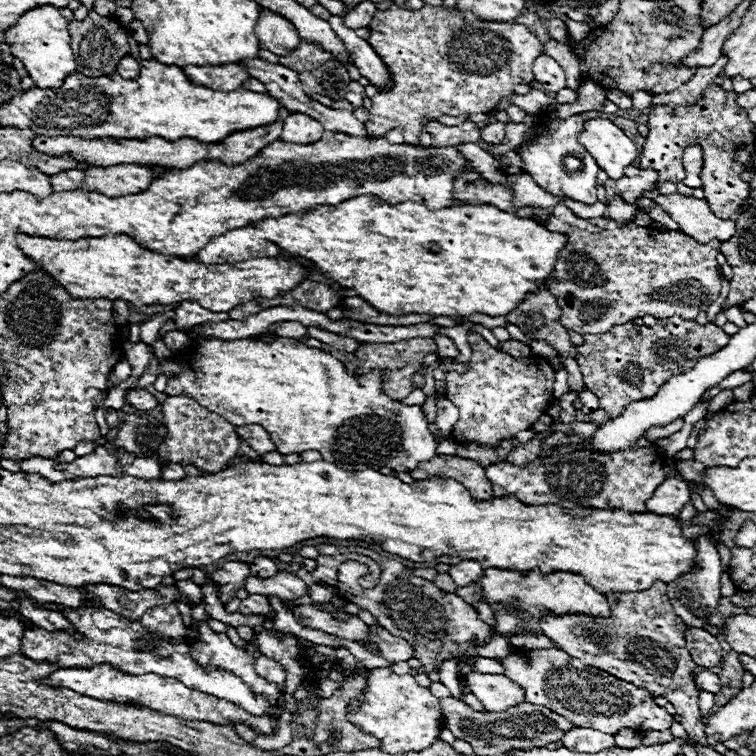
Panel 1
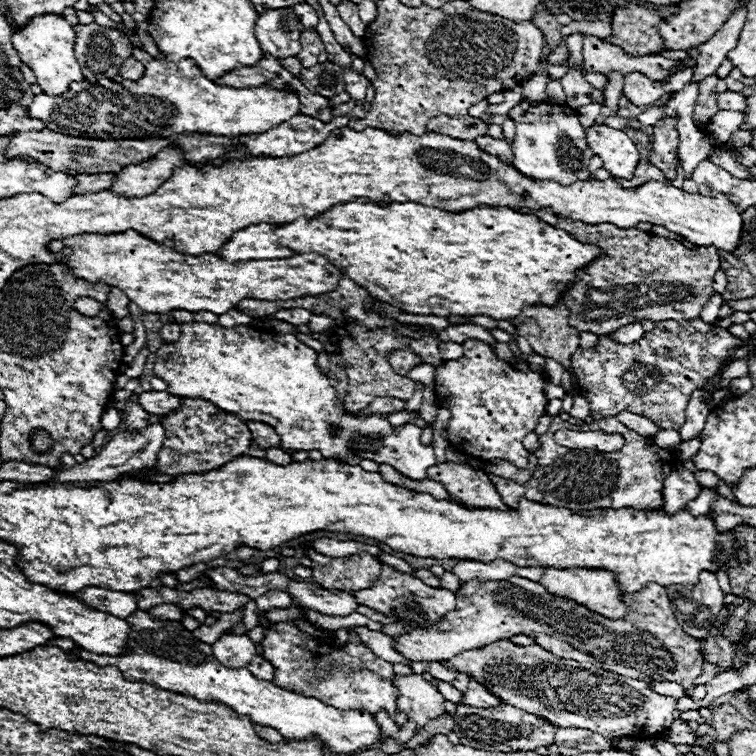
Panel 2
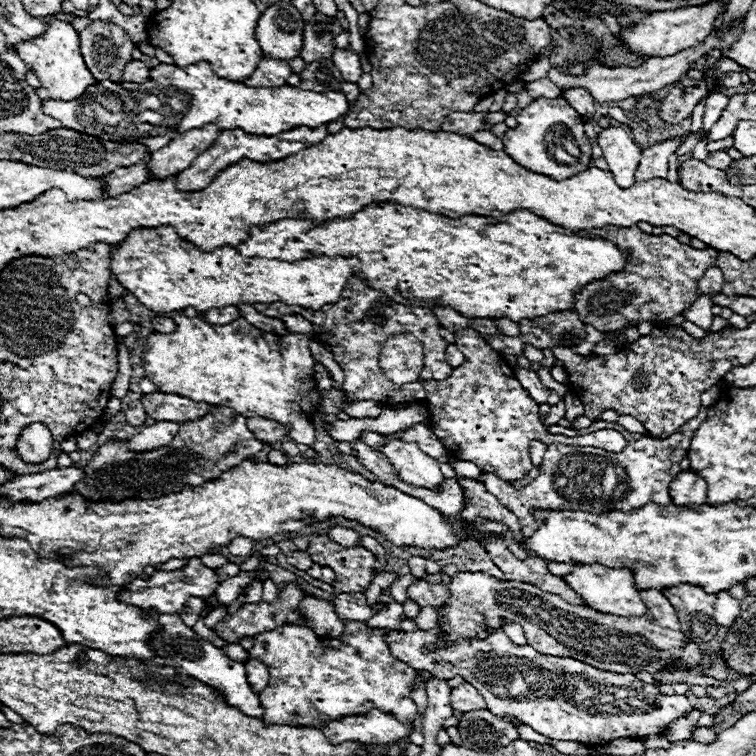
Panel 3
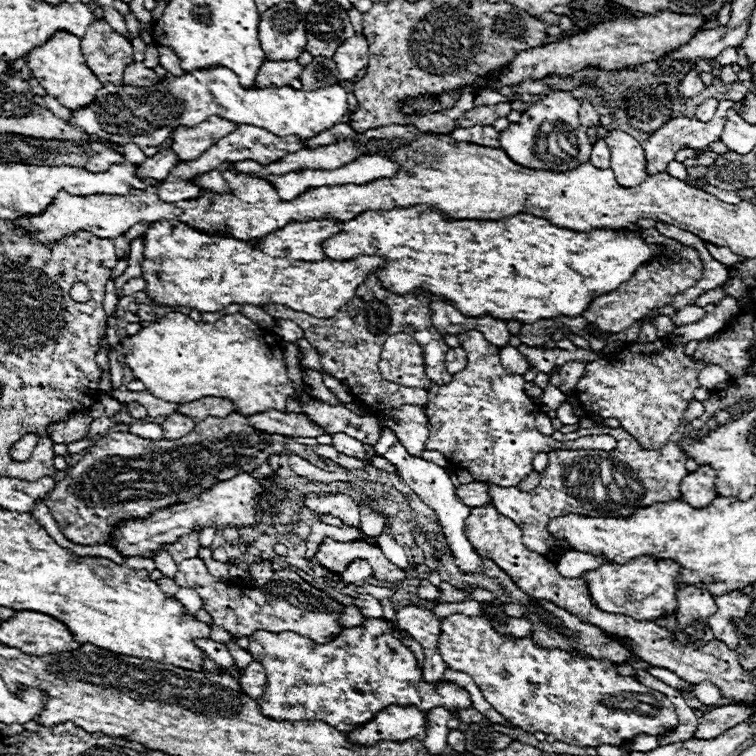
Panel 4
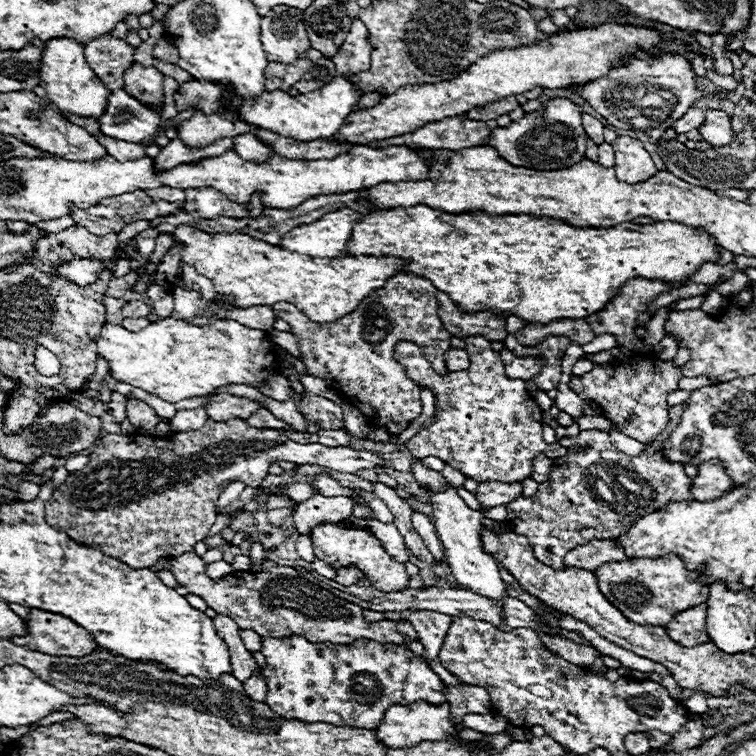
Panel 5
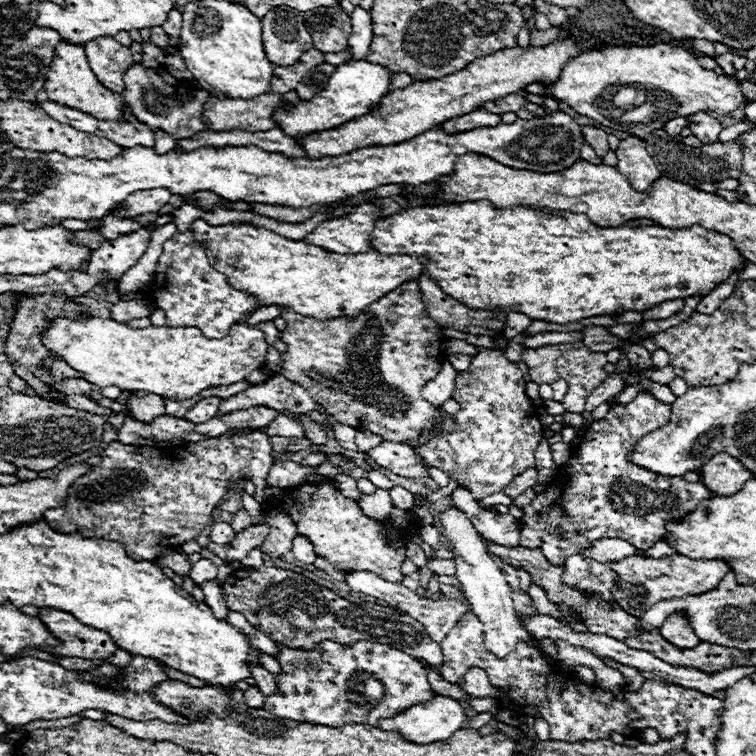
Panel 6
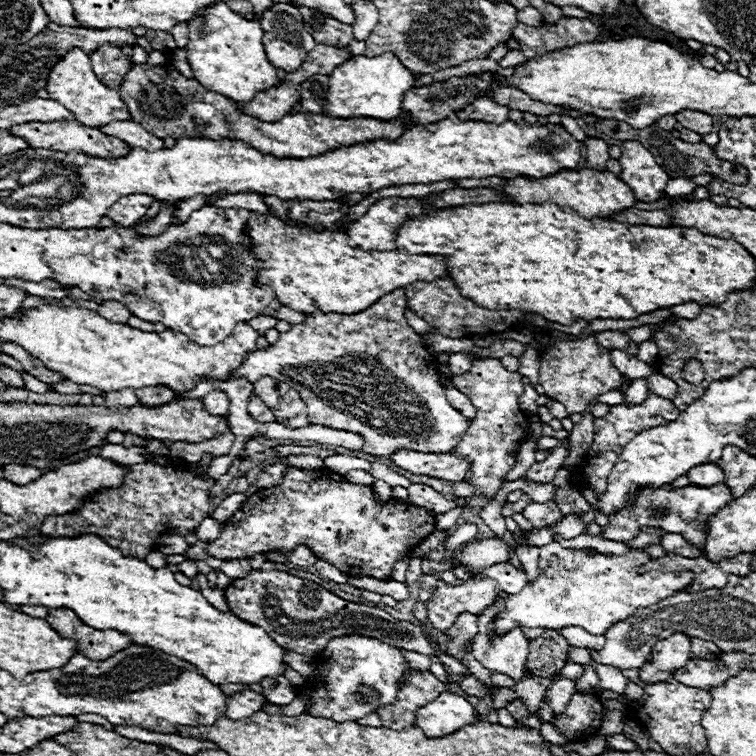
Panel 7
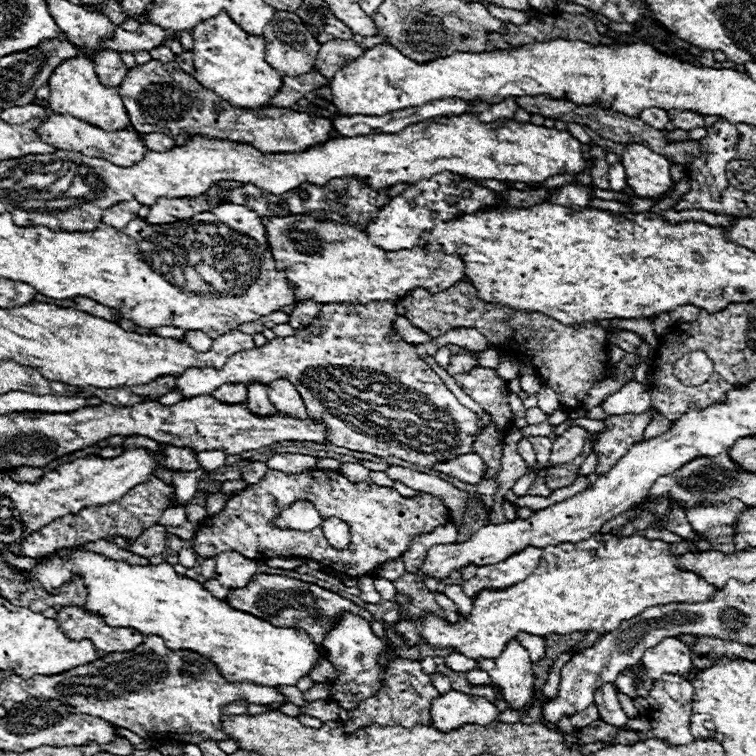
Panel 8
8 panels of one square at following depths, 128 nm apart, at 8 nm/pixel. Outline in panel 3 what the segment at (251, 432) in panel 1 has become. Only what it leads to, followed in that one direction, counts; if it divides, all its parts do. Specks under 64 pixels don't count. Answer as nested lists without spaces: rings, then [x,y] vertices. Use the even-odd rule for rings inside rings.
[[[248,418],[248,428],[254,432],[254,436],[258,436],[258,440],[266,440],[266,444],[280,442],[288,432],[282,424],[268,418]]]

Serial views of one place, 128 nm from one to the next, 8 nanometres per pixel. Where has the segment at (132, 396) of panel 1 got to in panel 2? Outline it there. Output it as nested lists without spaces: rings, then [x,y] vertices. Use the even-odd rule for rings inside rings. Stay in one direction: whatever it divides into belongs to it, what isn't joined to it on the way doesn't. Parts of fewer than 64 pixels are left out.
[[[142,392],[138,396],[138,404],[142,404],[142,408],[154,416],[166,416],[180,406],[180,398],[168,392]]]

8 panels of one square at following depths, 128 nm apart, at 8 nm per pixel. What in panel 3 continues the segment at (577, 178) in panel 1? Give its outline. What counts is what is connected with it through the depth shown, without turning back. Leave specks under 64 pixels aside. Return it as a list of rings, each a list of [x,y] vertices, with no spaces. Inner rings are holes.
[[[536,98],[530,106],[526,106],[520,114],[516,114],[516,120],[518,120],[518,126],[516,128],[510,128],[508,132],[504,132],[500,136],[502,144],[504,144],[504,152],[516,162],[520,164],[522,168],[530,170],[530,172],[536,172],[536,174],[544,174],[544,176],[550,176],[554,180],[566,180],[570,176],[576,176],[584,170],[588,170],[590,166],[590,140],[588,136],[584,134],[584,120],[582,116],[564,100],[564,98]],[[554,126],[566,126],[568,128],[578,128],[578,148],[580,148],[580,158],[578,158],[578,164],[574,166],[568,166],[568,164],[560,164],[554,160],[554,156],[550,156],[548,152],[548,144],[550,144],[550,138],[552,138],[552,132],[554,132]]]

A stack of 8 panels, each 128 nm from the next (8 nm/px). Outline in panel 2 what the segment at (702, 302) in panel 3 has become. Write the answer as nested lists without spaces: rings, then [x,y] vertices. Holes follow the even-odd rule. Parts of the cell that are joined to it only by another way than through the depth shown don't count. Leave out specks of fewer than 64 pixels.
[[[714,293],[710,297],[708,304],[702,308],[700,318],[706,323],[712,323],[718,317],[718,312],[722,304],[722,296],[718,293]]]

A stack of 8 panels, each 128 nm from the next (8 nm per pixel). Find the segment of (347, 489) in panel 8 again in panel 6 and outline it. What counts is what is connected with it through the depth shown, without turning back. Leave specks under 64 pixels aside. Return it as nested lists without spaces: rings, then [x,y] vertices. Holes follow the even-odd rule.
[[[300,484],[286,488],[284,498],[280,500],[282,510],[294,520],[298,534],[306,536],[314,544],[314,552],[326,558],[334,568],[342,572],[374,572],[382,580],[400,584],[404,580],[402,562],[406,560],[406,548],[390,548],[382,536],[382,524],[362,514],[358,502],[348,500],[340,494],[334,484]]]

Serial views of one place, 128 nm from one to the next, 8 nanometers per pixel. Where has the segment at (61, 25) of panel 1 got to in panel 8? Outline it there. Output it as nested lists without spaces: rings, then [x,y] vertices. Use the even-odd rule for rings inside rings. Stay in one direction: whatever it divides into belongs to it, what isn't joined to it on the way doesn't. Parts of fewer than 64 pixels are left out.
[[[76,56],[64,60],[50,76],[48,80],[50,88],[50,108],[56,114],[68,114],[78,120],[86,120],[102,130],[126,130],[130,126],[128,112],[122,104],[122,98],[116,88],[106,88],[100,84],[96,72],[94,72],[94,62],[88,60],[86,56]]]

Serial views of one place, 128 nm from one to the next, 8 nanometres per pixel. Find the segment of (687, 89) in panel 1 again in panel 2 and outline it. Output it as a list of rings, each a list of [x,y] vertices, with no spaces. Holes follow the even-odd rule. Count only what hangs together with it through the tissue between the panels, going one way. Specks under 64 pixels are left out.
[[[738,4],[738,8],[732,12],[730,20],[704,44],[700,44],[700,58],[698,58],[698,66],[694,68],[692,80],[700,82],[706,76],[716,74],[718,66],[726,60],[728,52],[736,46],[738,42],[738,34],[742,30],[746,22],[746,6]]]

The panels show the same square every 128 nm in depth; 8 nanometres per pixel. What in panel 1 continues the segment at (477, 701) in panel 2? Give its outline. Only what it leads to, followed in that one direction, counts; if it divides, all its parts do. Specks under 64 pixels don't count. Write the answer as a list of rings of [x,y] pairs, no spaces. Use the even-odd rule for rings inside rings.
[[[474,672],[468,678],[468,686],[472,694],[480,702],[484,702],[488,710],[494,710],[494,712],[502,712],[502,710],[508,710],[512,706],[526,702],[524,688],[520,688],[510,678],[500,676],[500,674]]]

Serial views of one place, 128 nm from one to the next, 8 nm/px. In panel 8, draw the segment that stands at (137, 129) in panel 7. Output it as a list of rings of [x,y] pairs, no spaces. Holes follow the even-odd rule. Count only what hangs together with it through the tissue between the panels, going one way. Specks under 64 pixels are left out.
[[[138,134],[142,136],[144,144],[148,150],[156,150],[156,152],[166,152],[170,148],[174,148],[174,138],[166,136],[166,134]]]

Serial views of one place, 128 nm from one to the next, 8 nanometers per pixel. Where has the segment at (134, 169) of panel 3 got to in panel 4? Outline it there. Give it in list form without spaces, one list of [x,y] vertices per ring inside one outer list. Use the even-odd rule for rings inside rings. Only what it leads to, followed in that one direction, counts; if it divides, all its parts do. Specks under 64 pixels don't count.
[[[160,150],[158,154],[146,158],[142,164],[138,164],[138,178],[140,180],[146,180],[146,178],[152,178],[152,180],[158,180],[158,182],[164,182],[170,174],[170,170],[178,164],[178,156],[170,150]]]

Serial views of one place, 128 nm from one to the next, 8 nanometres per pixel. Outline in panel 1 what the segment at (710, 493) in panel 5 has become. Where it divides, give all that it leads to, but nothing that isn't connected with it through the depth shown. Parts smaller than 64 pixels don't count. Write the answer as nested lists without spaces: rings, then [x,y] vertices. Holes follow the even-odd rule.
[[[666,478],[660,488],[656,488],[654,496],[646,502],[648,512],[654,514],[678,514],[684,504],[690,500],[688,482],[678,478]]]

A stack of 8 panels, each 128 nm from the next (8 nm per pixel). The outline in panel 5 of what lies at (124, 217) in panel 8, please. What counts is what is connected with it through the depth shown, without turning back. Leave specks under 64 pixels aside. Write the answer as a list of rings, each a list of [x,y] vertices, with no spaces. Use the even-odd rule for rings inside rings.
[[[170,188],[146,190],[146,194],[152,200],[166,200],[166,202],[184,202],[184,198],[186,198],[186,192],[178,192],[178,190],[170,190]]]

